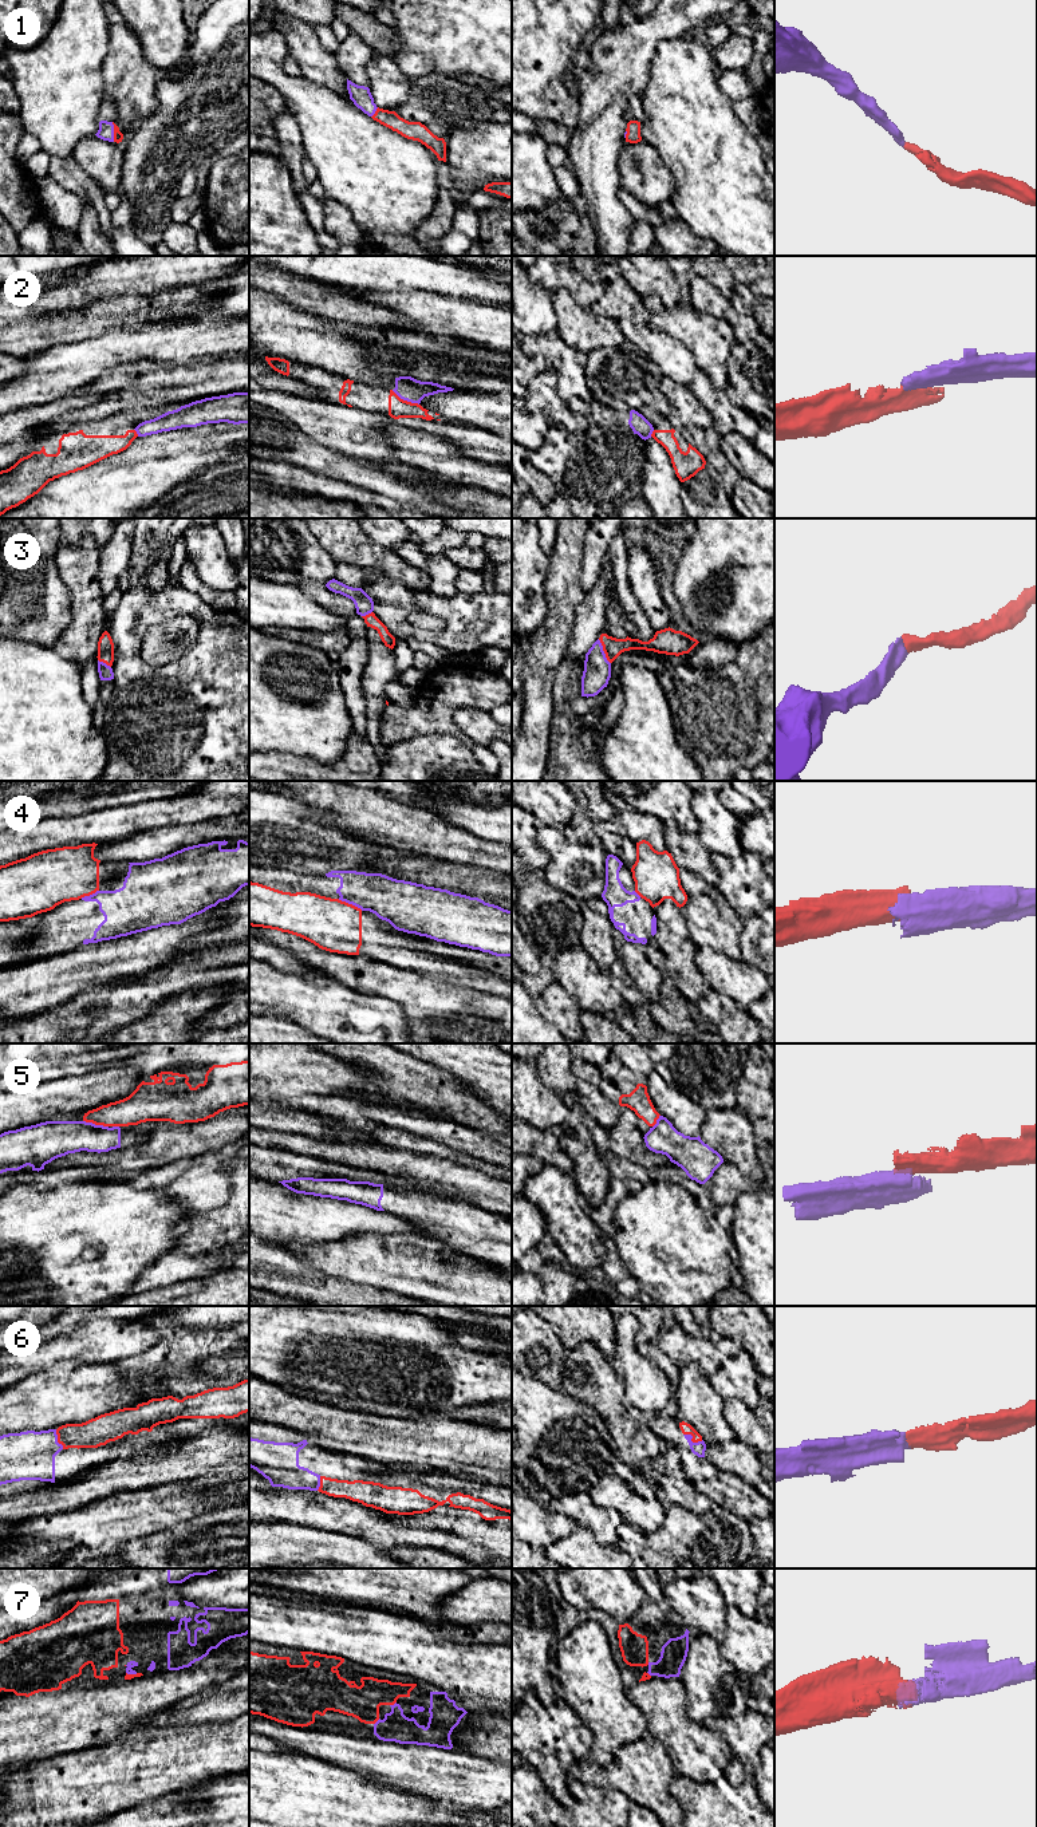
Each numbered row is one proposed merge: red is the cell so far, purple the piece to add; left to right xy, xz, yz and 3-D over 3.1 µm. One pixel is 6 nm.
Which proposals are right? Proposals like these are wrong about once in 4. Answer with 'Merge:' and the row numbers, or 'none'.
Merge: 1, 3, 6, 7

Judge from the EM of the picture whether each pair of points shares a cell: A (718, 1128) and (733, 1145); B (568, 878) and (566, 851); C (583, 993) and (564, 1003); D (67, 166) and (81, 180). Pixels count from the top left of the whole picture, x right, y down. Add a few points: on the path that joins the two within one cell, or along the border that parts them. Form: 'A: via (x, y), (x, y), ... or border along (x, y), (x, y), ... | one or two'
A: via (722, 1132), (732, 1141) | one
B: via (568, 871), (566, 857) | one
C: border along (555, 981), (582, 1010) | two
D: via (70, 169), (78, 177) | one

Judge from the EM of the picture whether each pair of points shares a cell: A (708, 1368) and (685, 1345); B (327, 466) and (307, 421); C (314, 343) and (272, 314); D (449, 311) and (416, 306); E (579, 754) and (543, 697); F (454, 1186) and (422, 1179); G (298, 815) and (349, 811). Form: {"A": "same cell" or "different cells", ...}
{"A": "same cell", "B": "different cells", "C": "same cell", "D": "same cell", "E": "different cells", "F": "same cell", "G": "different cells"}

